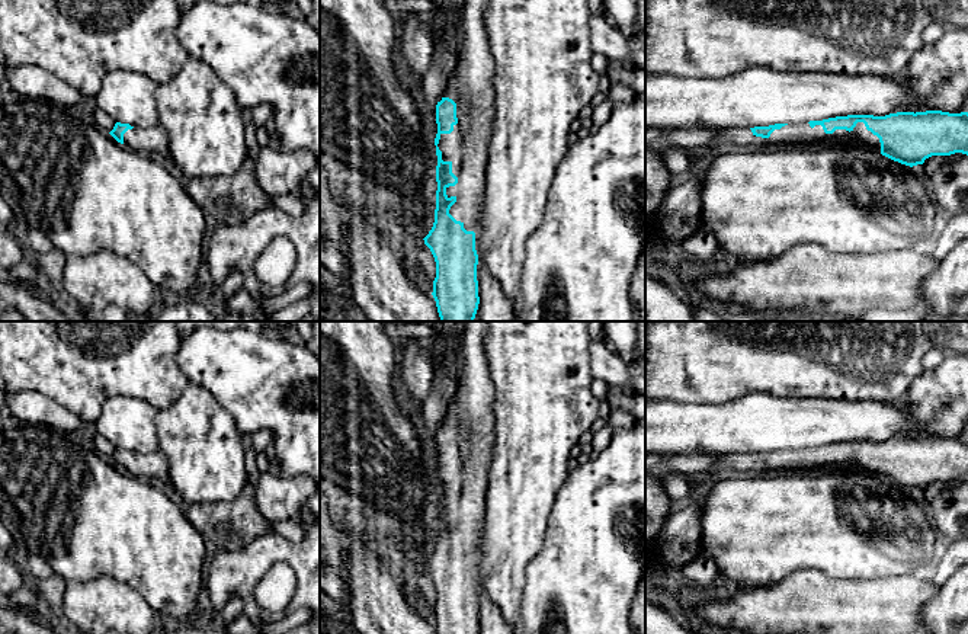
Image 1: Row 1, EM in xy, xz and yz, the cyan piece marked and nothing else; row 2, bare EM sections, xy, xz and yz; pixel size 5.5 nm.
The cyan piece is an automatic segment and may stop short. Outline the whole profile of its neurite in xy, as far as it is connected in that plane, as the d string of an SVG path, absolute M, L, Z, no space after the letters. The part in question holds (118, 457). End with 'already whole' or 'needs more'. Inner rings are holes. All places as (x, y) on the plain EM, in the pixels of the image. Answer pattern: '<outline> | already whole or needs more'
M116 448L109 458L118 468L128 474L158 484L166 484L169 477L169 458L161 452L134 454L129 449Z | needs more

